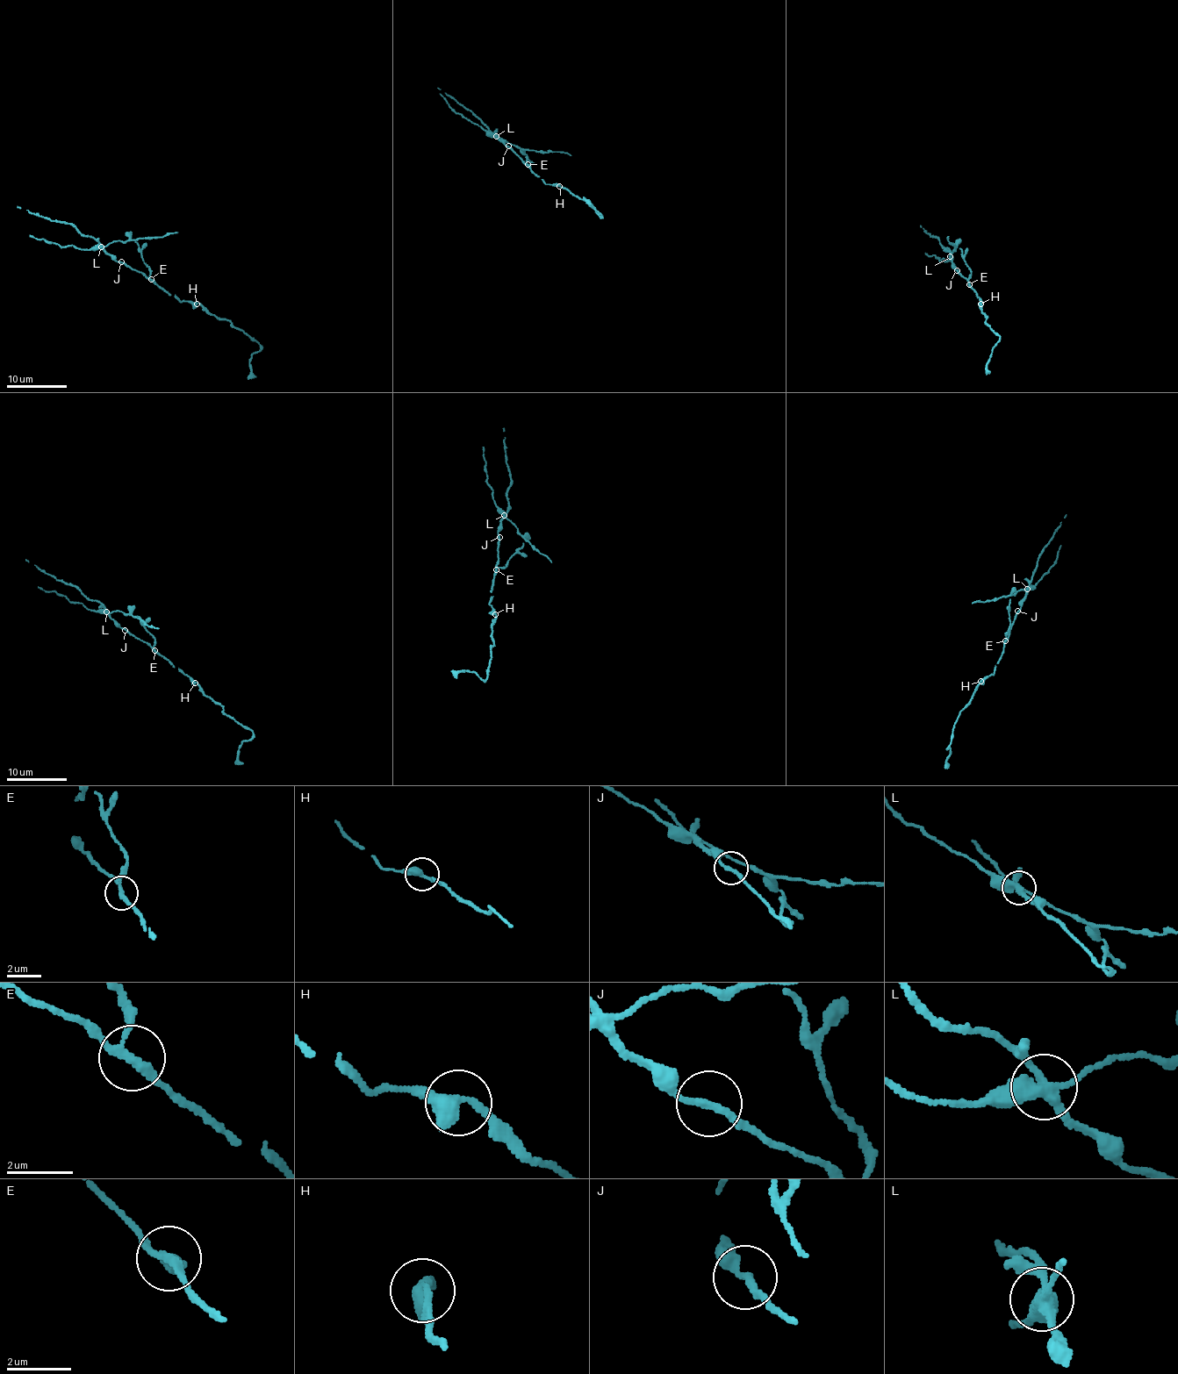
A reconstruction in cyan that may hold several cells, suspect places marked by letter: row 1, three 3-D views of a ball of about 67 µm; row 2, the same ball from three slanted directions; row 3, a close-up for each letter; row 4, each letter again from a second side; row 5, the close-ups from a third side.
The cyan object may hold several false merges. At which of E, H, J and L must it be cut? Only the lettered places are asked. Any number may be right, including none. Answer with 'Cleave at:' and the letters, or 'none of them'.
Cleave at: E, L

